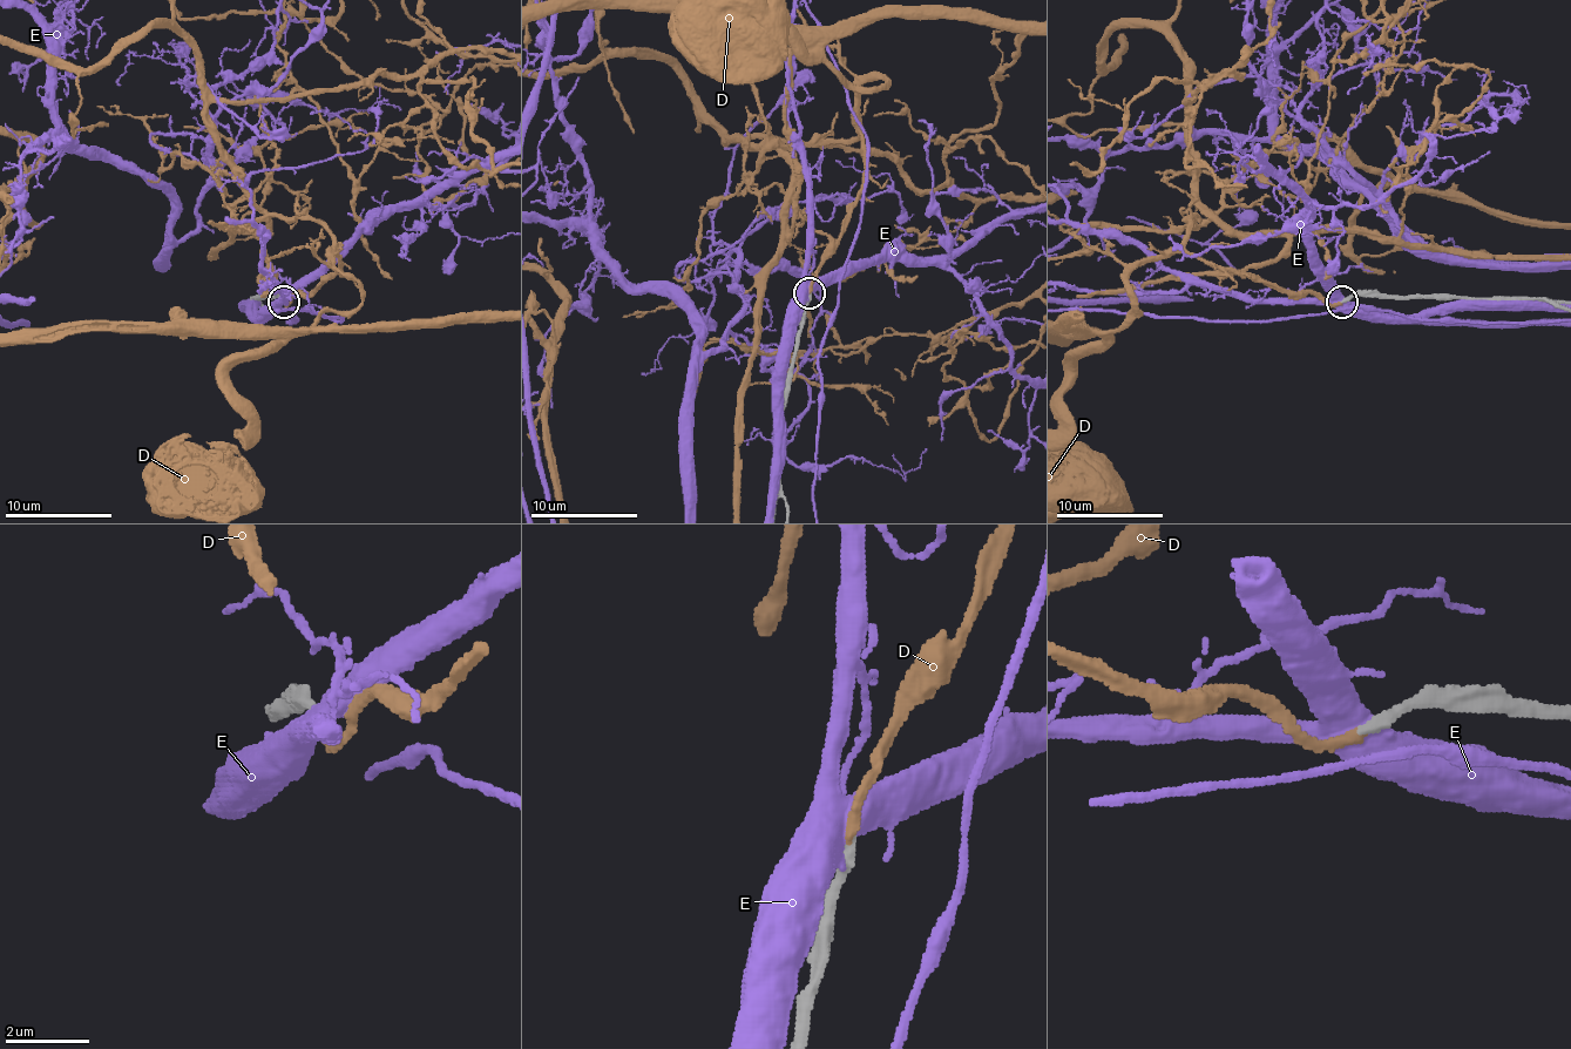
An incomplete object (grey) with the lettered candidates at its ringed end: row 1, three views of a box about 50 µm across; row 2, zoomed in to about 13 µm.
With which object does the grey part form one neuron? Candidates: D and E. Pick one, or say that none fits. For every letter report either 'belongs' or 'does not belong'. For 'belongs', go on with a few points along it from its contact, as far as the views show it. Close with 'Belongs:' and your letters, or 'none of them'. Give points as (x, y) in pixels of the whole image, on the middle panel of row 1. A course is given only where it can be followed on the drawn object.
D: belongs; course (808, 293), (861, 187), (861, 86), (888, 80), (851, 86), (808, 65), (756, 21), (771, 11), (718, 33)
E: does not belong
Belongs: D

